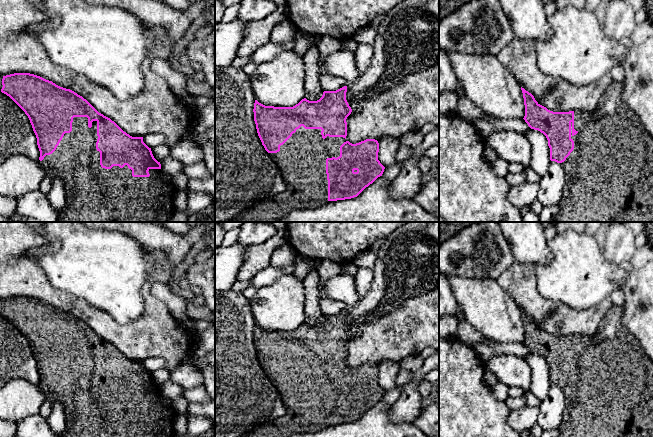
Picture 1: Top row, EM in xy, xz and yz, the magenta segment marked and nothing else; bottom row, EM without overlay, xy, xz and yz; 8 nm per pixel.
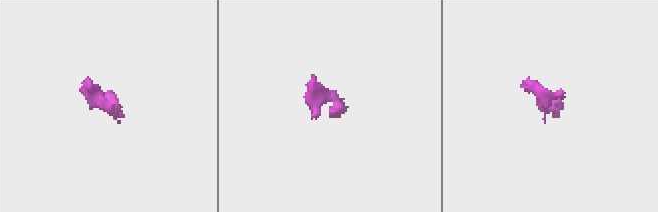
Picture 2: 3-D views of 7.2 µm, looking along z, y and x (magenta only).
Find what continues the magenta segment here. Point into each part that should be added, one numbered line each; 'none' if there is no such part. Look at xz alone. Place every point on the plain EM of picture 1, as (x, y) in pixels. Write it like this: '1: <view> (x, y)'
1: xz (301, 385)

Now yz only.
1: yz (610, 394)

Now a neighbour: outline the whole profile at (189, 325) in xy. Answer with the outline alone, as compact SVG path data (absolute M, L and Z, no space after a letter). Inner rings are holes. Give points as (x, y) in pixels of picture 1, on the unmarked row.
M184 320L184 321L181 321L181 326L186 331L188 331L190 333L193 333L193 334L197 334L197 329L196 329L196 325L195 325L194 320Z

